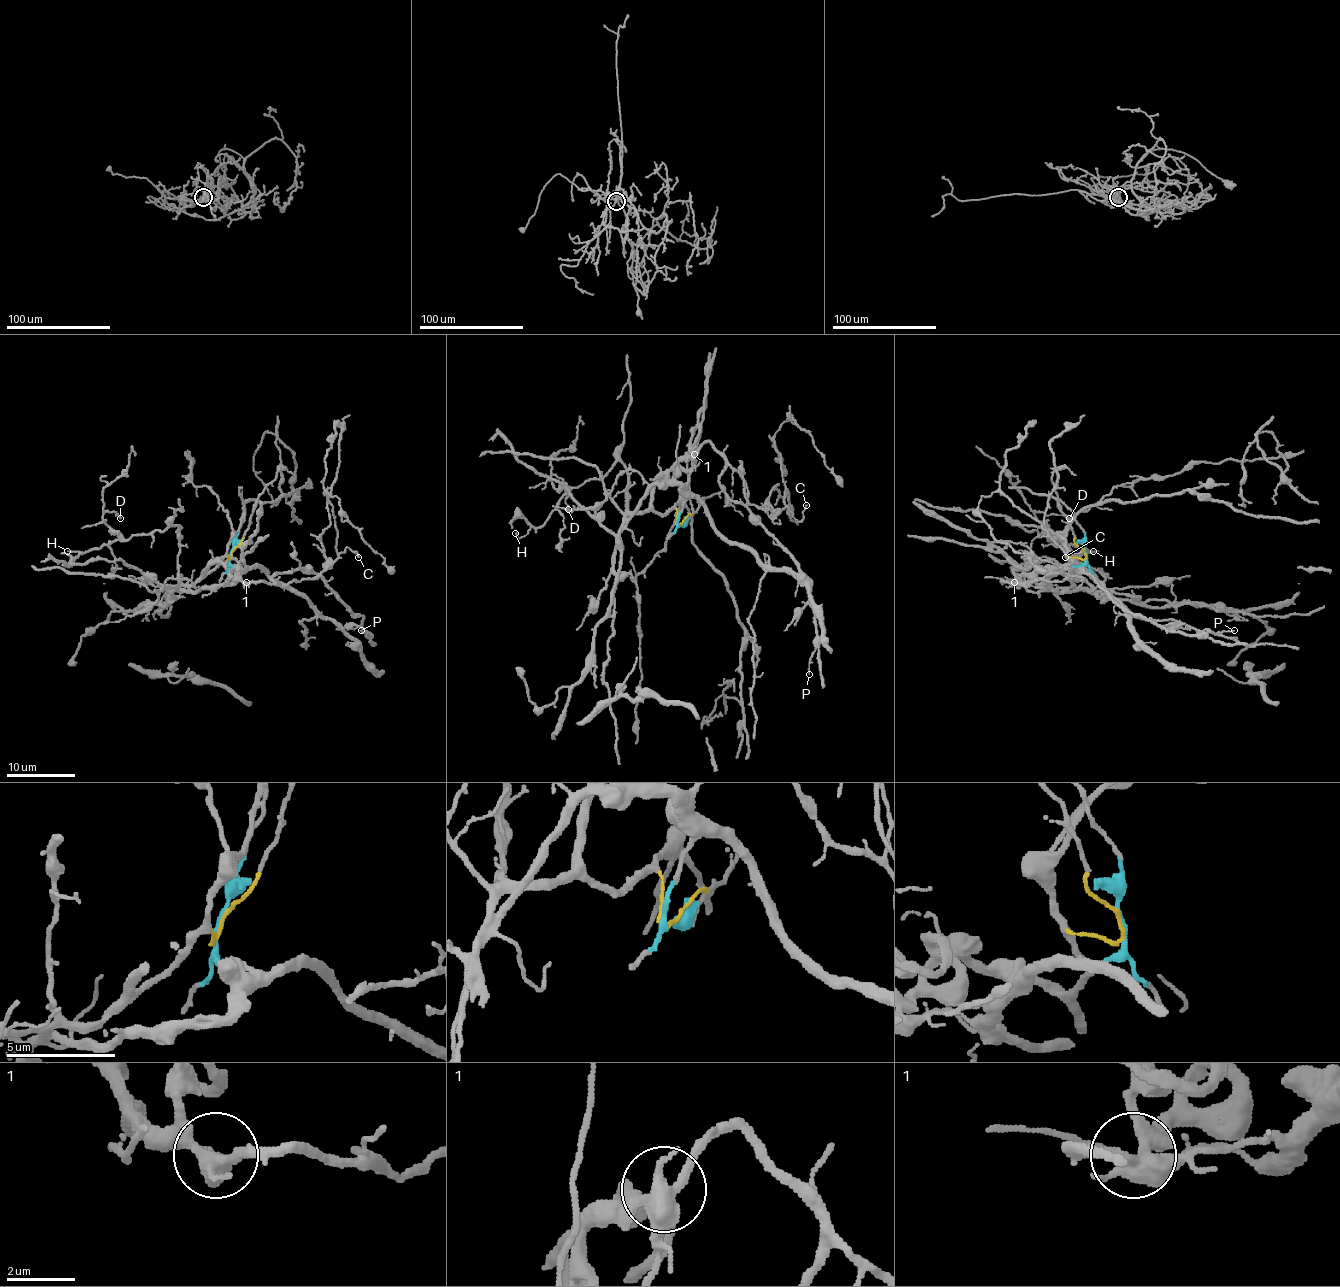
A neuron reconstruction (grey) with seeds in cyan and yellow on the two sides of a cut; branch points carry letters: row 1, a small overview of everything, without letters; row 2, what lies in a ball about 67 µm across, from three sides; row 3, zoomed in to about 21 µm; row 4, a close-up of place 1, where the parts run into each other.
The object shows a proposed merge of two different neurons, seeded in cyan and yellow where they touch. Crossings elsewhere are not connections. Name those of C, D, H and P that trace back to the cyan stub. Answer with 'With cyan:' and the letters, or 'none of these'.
With cyan: none of these

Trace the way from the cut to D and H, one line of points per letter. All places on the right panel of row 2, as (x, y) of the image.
D: (1084, 554), (1069, 555), (1072, 585), (1069, 547), (1021, 525), (1046, 540), (1034, 513), (1069, 518)
H: (1084, 554), (1069, 555), (1072, 585), (1069, 547), (1045, 528), (1021, 525), (1092, 550)

